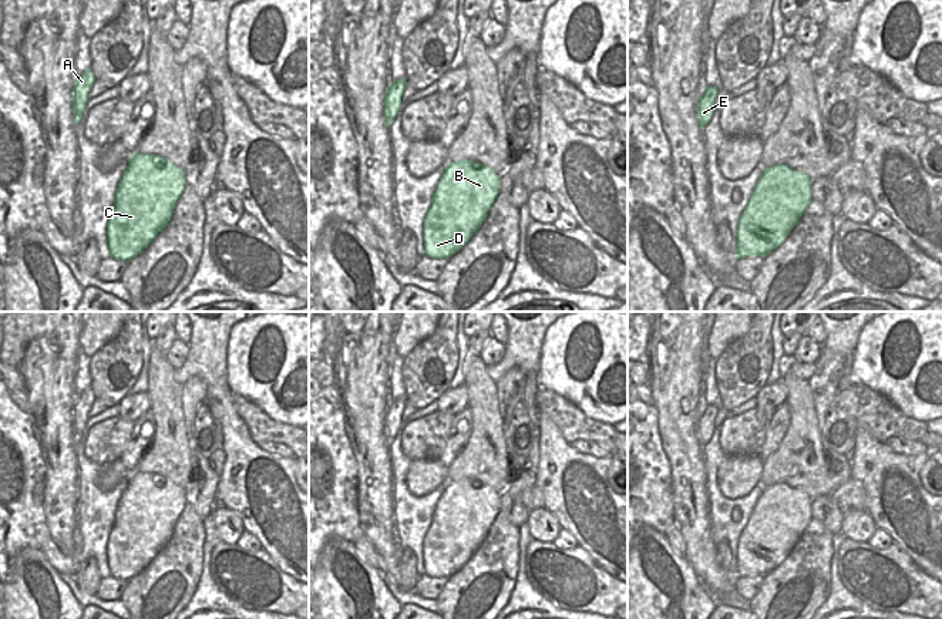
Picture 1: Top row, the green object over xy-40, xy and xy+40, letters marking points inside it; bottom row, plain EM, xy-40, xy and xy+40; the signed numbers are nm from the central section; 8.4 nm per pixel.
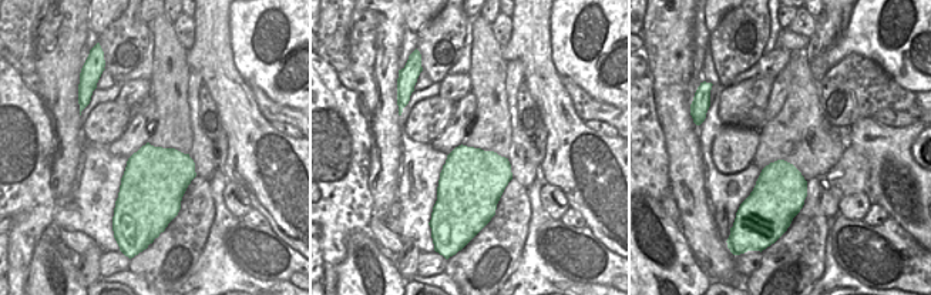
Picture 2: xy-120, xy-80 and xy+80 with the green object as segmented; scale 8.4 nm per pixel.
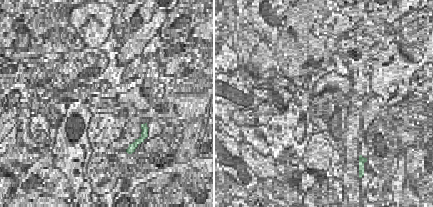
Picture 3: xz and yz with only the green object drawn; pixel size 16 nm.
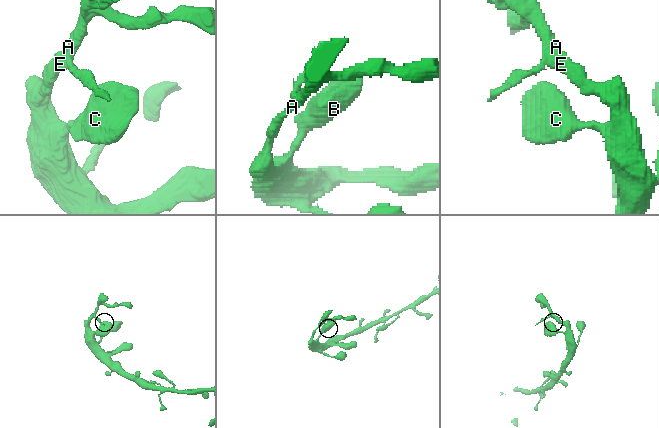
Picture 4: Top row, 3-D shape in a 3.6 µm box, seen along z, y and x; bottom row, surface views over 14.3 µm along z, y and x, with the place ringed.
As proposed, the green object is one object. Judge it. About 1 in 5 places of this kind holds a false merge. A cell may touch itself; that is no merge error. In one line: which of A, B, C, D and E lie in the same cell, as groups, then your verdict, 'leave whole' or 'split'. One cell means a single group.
A B C D E | leave whole

